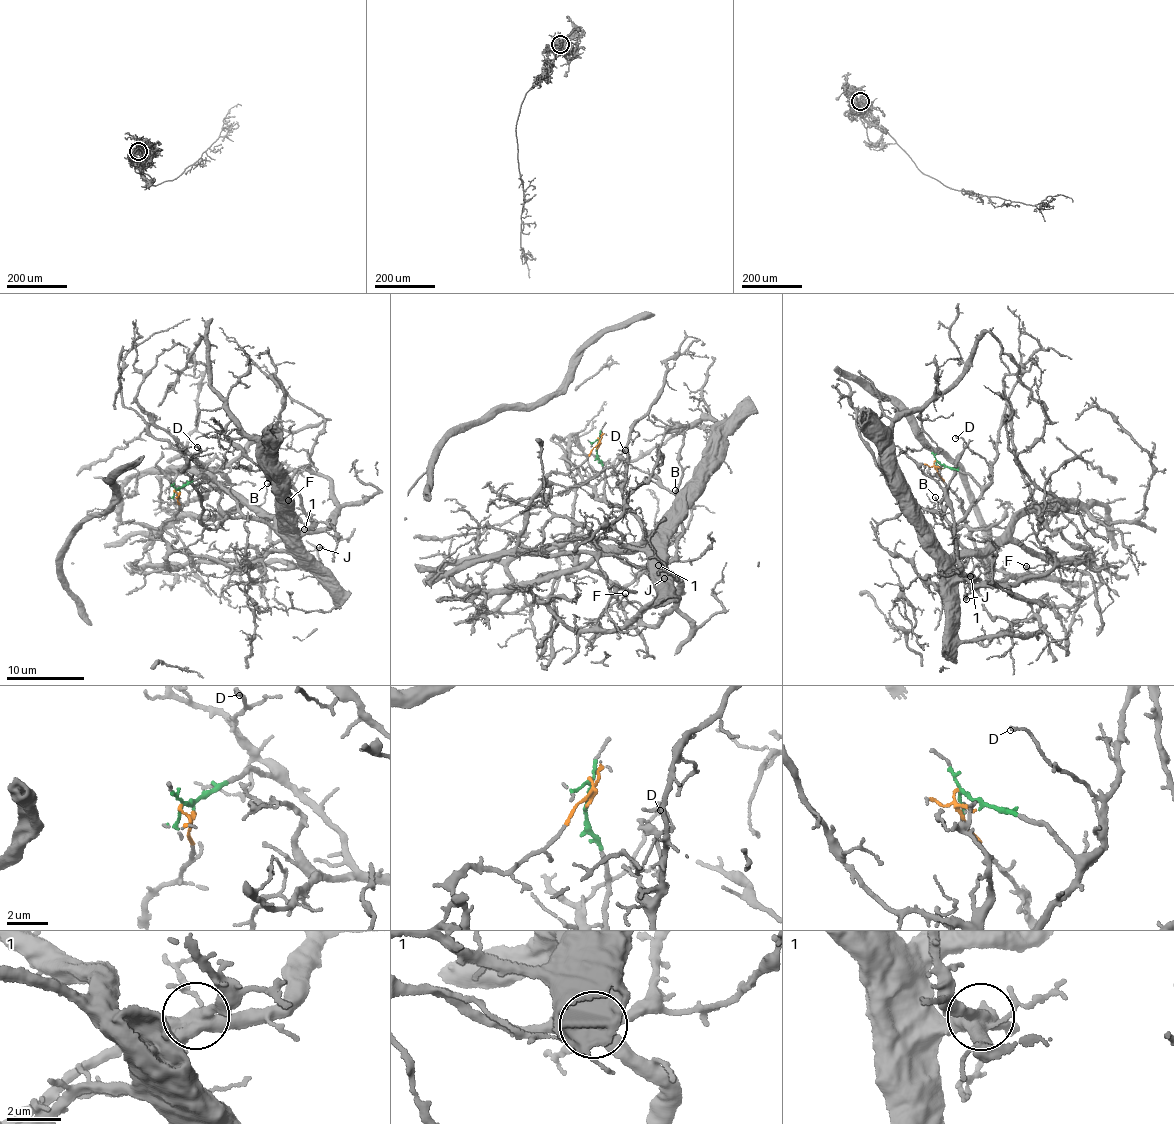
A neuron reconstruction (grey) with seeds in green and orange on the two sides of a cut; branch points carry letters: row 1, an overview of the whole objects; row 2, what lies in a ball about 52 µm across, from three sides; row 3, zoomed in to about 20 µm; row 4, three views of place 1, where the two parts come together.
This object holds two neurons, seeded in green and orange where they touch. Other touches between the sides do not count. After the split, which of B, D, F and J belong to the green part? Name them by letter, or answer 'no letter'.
D, F

